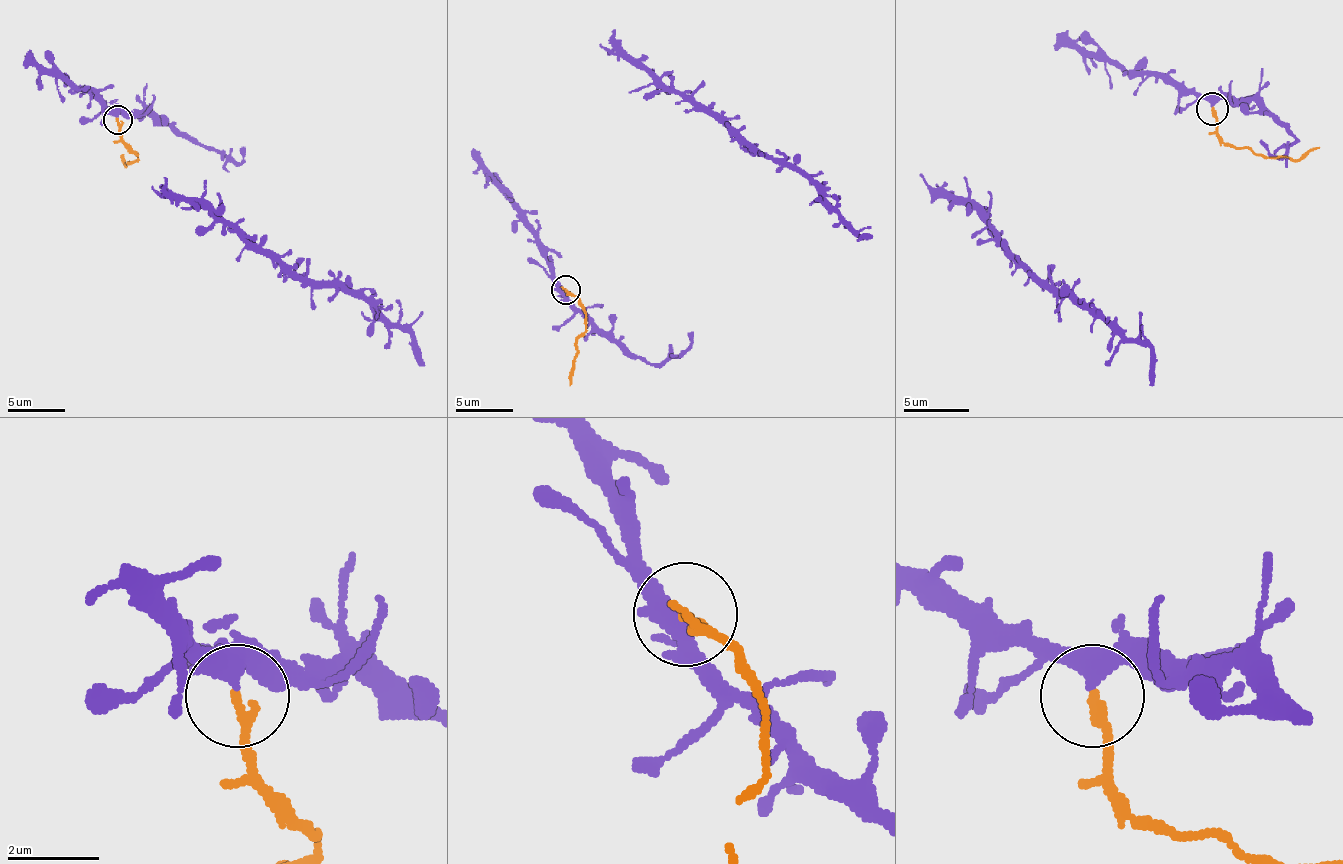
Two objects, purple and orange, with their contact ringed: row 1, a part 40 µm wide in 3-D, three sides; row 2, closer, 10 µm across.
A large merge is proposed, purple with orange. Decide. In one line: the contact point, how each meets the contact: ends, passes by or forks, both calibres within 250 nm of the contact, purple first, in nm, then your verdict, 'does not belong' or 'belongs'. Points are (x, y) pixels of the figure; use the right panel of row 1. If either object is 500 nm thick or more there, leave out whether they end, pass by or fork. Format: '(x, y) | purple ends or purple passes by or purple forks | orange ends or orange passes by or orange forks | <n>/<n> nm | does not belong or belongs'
(1212, 108) | purple passes by | orange ends | 360/200 nm | does not belong

